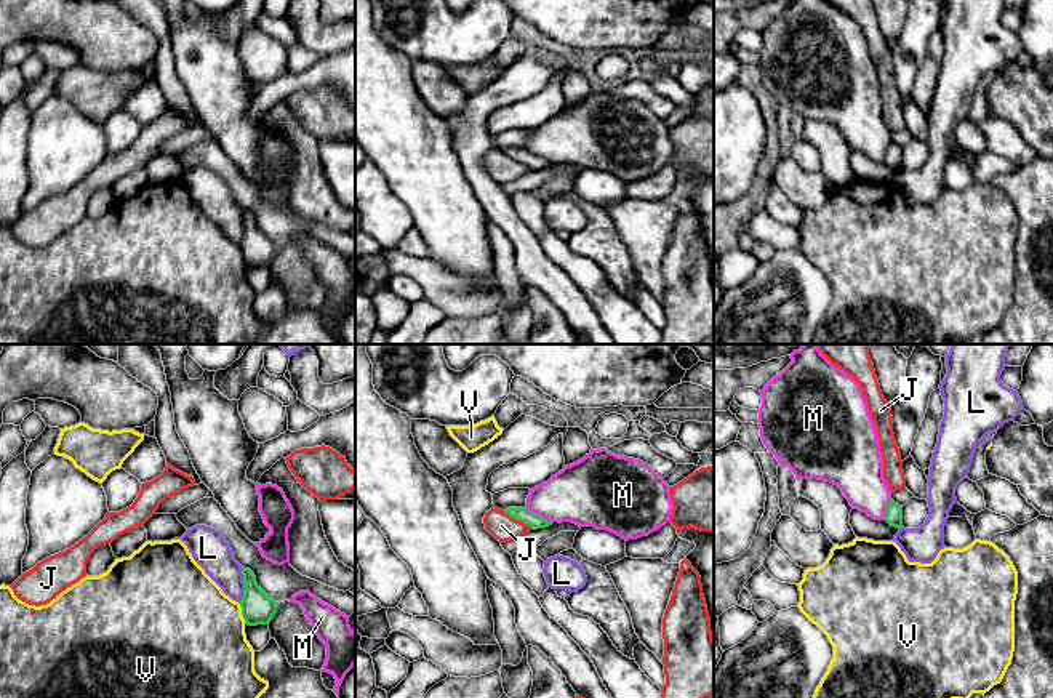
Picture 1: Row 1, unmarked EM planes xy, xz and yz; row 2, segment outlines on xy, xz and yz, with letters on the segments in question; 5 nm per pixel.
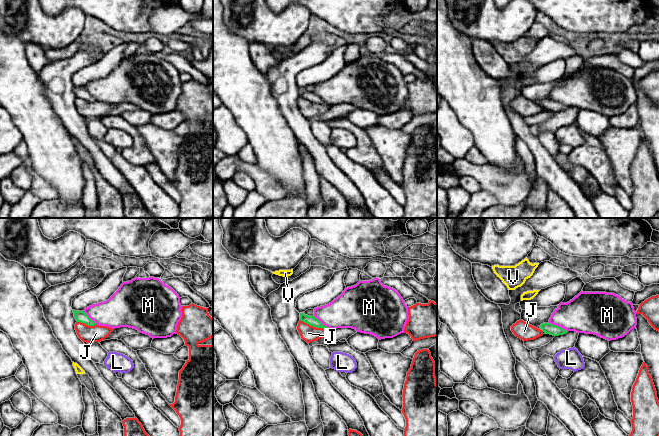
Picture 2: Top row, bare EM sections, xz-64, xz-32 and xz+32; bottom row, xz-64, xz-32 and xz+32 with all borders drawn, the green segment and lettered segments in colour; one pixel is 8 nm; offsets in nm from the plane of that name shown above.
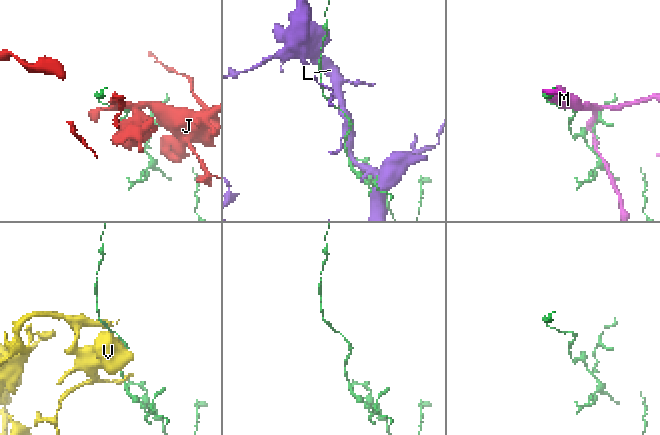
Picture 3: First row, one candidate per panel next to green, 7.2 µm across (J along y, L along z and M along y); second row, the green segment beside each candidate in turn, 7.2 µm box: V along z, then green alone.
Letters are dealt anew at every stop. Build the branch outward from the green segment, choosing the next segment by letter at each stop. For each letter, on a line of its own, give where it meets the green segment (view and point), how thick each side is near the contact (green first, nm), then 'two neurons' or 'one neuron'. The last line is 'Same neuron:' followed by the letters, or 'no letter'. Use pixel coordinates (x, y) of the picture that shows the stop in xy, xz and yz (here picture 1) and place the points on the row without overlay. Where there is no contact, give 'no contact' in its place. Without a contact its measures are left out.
J: xz (517, 160) | 80/140 nm | two neurons
L: xy (245, 226) | 160/190 nm | two neurons
M: xz (540, 157) | 80/320 nm | two neurons
V: xy (242, 255) | 160/480 nm | two neurons
Same neuron: no letter

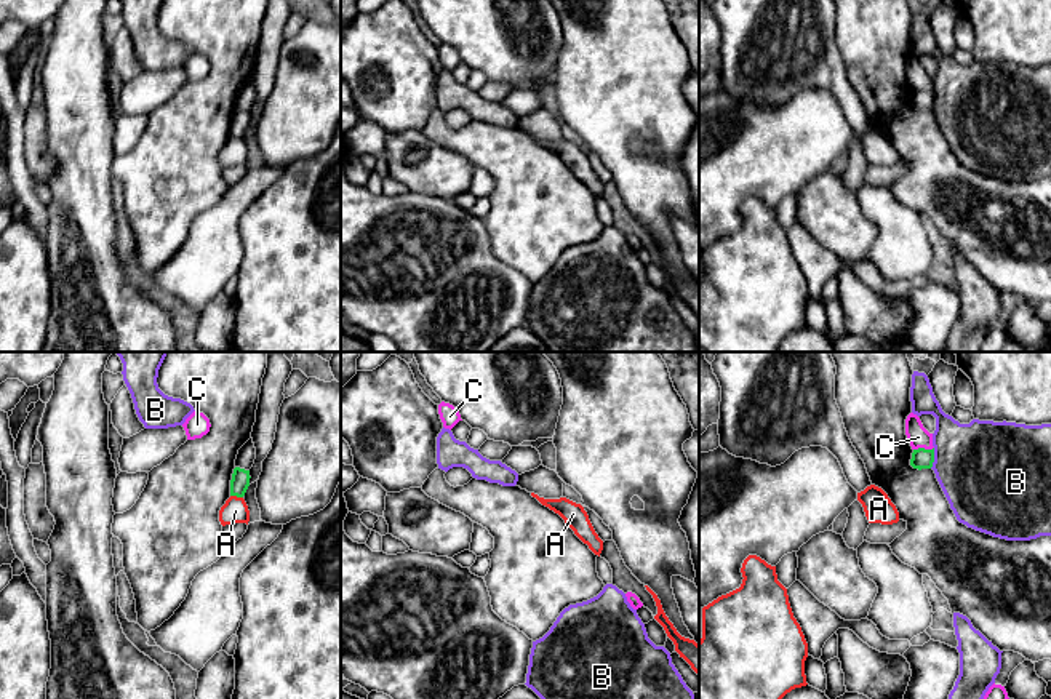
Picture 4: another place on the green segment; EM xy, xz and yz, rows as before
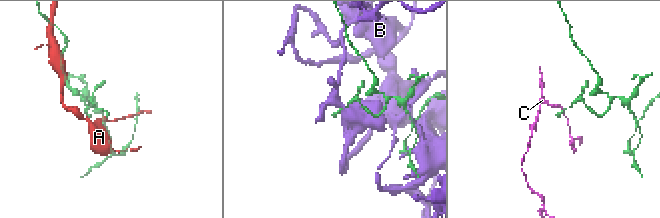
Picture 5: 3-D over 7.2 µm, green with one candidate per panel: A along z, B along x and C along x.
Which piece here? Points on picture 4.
A: xy (237, 138) | 100/130 nm | two neurons
B: yz (933, 99) | 100/460 nm | two neurons
C: yz (923, 90) | 100/110 nm | two neurons
Same neuron: no letter

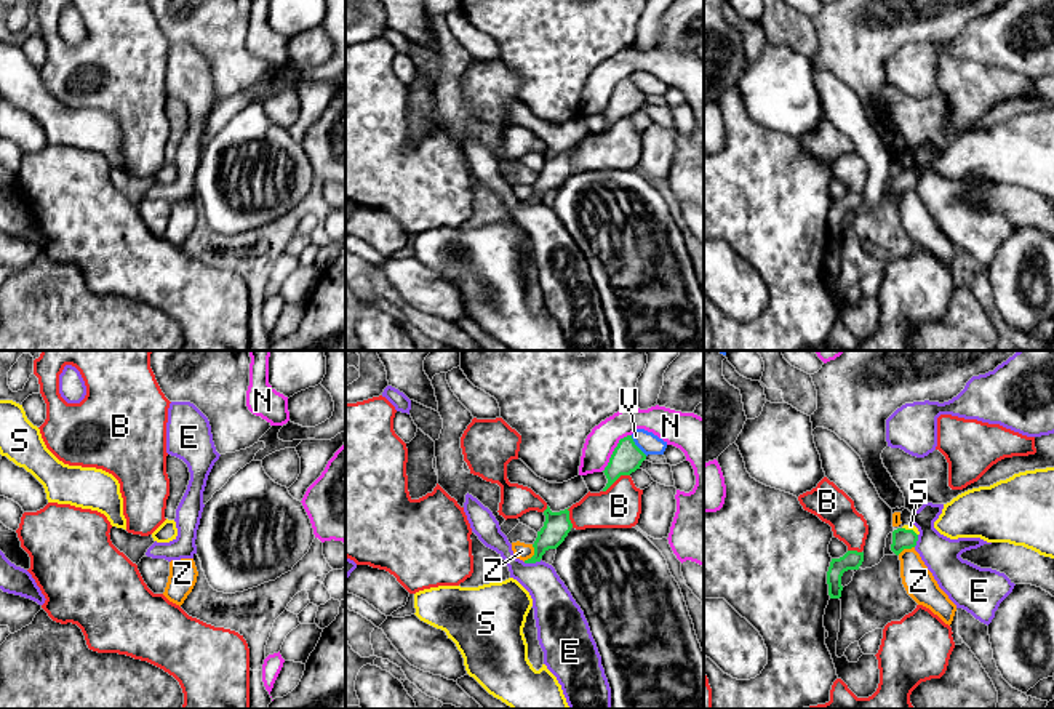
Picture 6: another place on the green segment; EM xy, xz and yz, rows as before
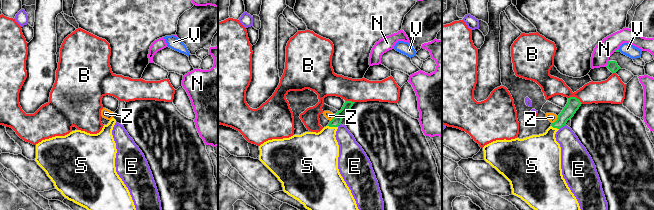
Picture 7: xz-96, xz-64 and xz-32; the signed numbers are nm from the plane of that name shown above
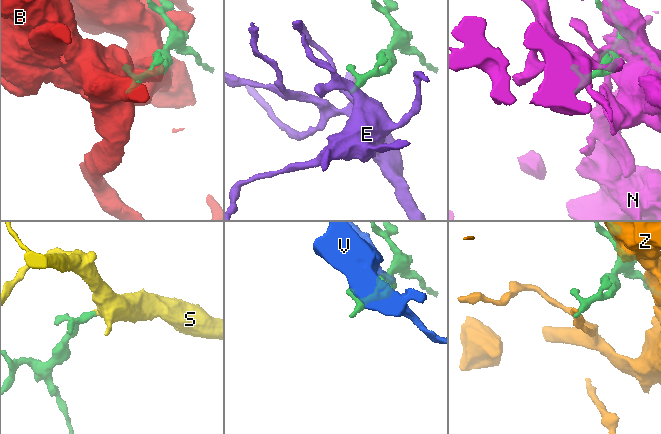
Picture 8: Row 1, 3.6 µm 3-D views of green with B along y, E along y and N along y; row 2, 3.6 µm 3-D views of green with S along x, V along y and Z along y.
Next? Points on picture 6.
B: xz (616, 120) | 150/220 nm | two neurons
E: xz (531, 204) | 140/200 nm | two neurons
N: xz (614, 92) | 150/150 nm | two neurons
S: yz (910, 172) | 100/30 nm | one neuron
V: xz (635, 87) | 150/110 nm | two neurons
Z: xz (534, 196) | 140/90 nm | two neurons
Same neuron: S

